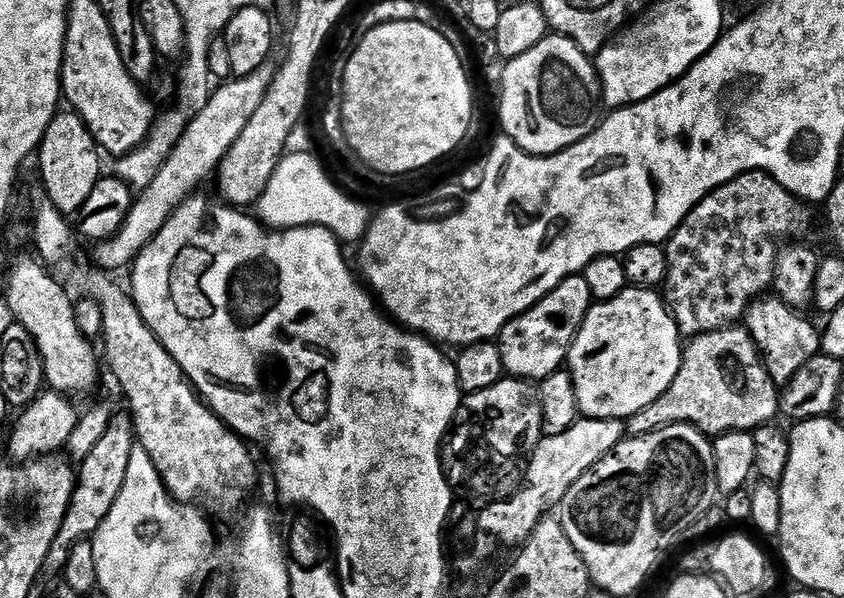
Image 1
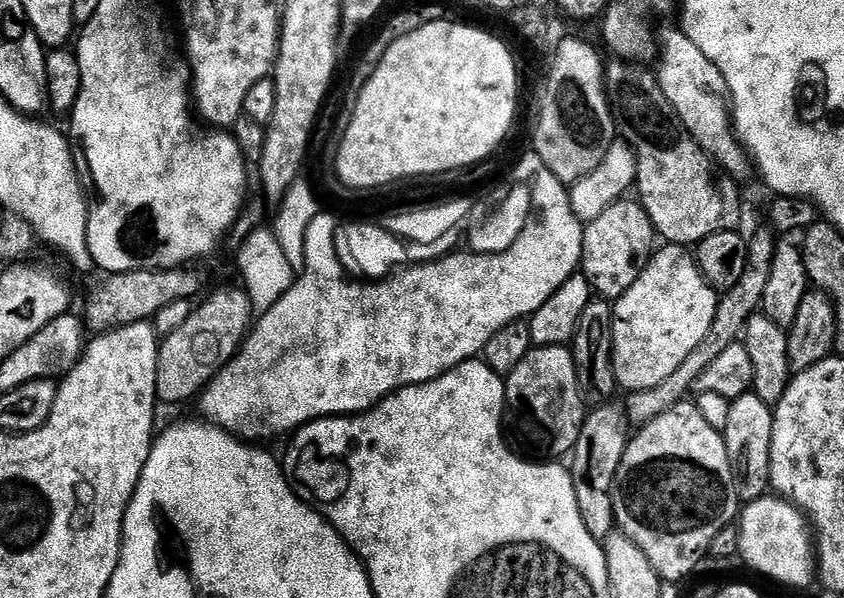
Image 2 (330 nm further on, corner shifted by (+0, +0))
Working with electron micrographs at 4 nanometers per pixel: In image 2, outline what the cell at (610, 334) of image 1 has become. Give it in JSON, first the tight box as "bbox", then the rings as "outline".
{"bbox":[612,243,718,393],"outline":[[[665,243],[657,247],[652,258],[642,270],[642,274],[615,301],[612,310],[612,365],[616,375],[616,383],[621,389],[628,388],[629,393],[650,390],[650,386],[658,386],[686,362],[686,358],[710,334],[710,326],[714,322],[714,314],[718,303],[716,289],[708,285],[708,279],[700,273],[696,257],[687,247]]]}

